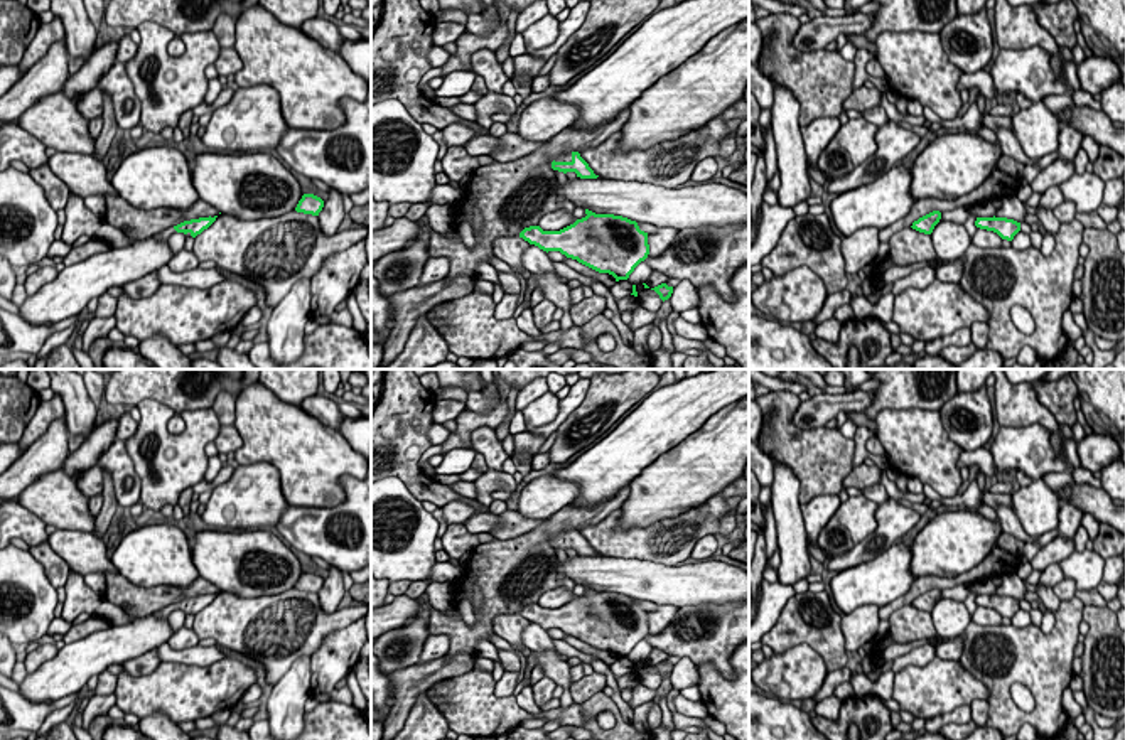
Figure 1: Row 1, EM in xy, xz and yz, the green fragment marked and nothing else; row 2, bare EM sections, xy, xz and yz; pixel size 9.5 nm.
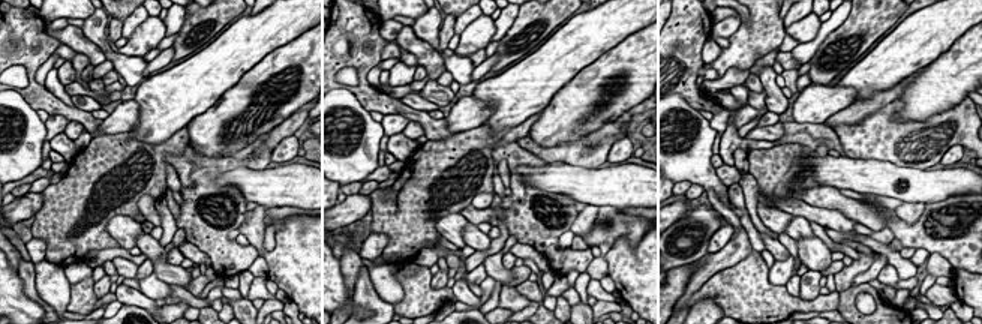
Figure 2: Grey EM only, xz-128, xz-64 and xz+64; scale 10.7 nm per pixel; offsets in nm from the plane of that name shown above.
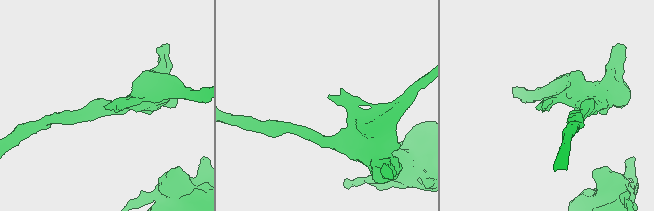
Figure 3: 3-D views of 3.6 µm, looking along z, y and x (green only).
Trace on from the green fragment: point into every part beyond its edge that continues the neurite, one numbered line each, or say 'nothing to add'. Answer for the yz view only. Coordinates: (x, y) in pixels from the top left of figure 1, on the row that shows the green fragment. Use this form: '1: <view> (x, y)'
nothing to add

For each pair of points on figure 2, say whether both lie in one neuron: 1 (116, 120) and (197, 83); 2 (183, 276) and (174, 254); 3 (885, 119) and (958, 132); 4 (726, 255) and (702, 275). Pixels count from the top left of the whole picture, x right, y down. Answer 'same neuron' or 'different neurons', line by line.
1: different neurons
2: different neurons
3: same neuron
4: same neuron

